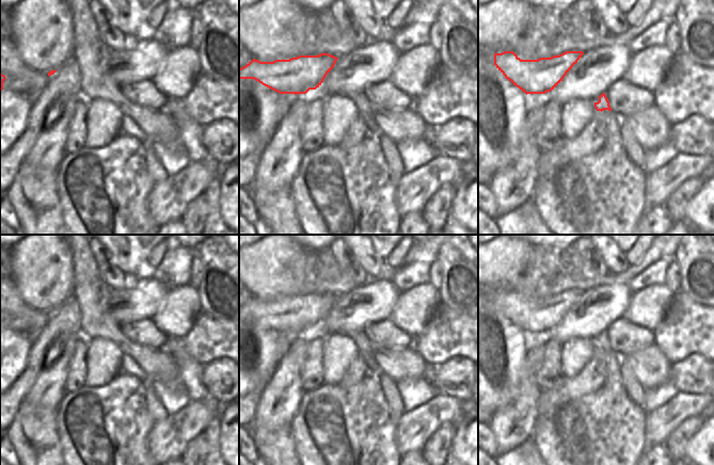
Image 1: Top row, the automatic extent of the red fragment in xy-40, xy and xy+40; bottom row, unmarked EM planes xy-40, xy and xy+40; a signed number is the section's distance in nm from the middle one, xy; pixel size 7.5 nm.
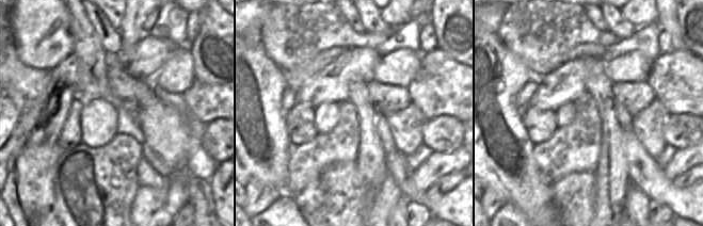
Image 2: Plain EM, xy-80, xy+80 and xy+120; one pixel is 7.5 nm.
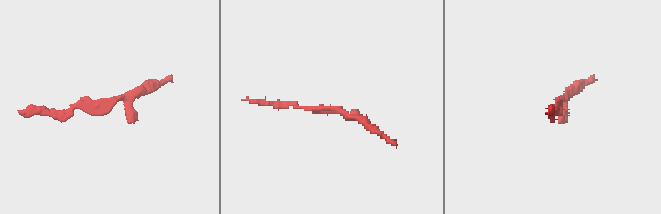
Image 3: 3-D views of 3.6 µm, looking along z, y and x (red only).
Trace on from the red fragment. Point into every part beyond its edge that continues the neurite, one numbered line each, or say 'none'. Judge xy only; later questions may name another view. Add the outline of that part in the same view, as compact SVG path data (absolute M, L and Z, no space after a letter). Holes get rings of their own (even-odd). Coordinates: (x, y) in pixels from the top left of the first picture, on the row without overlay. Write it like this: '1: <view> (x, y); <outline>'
none

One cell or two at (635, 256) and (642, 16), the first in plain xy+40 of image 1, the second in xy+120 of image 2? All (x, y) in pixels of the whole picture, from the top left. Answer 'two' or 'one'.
one

